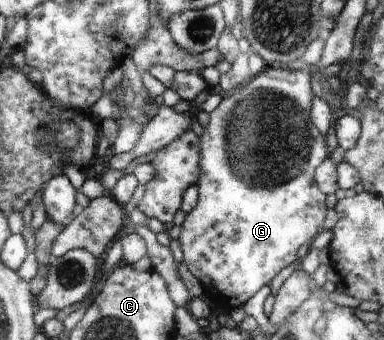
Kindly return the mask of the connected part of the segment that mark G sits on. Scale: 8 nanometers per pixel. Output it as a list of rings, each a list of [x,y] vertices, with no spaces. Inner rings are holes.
[[[271,66],[266,67],[259,75],[253,76],[251,82],[224,94],[221,103],[209,113],[209,124],[205,126],[203,136],[201,136],[200,183],[197,184],[199,198],[195,208],[185,216],[178,241],[183,252],[185,266],[199,280],[201,294],[215,306],[216,311],[220,309],[229,313],[234,308],[242,307],[255,292],[259,292],[263,286],[269,285],[279,270],[293,264],[297,260],[297,250],[303,244],[309,244],[319,234],[319,230],[323,226],[323,218],[327,214],[325,193],[317,188],[315,172],[327,158],[327,148],[325,148],[325,138],[321,136],[322,132],[313,124],[312,114],[309,114],[309,110],[312,110],[309,102],[313,102],[311,74],[309,72],[305,72],[303,67],[287,69],[281,66]]]

